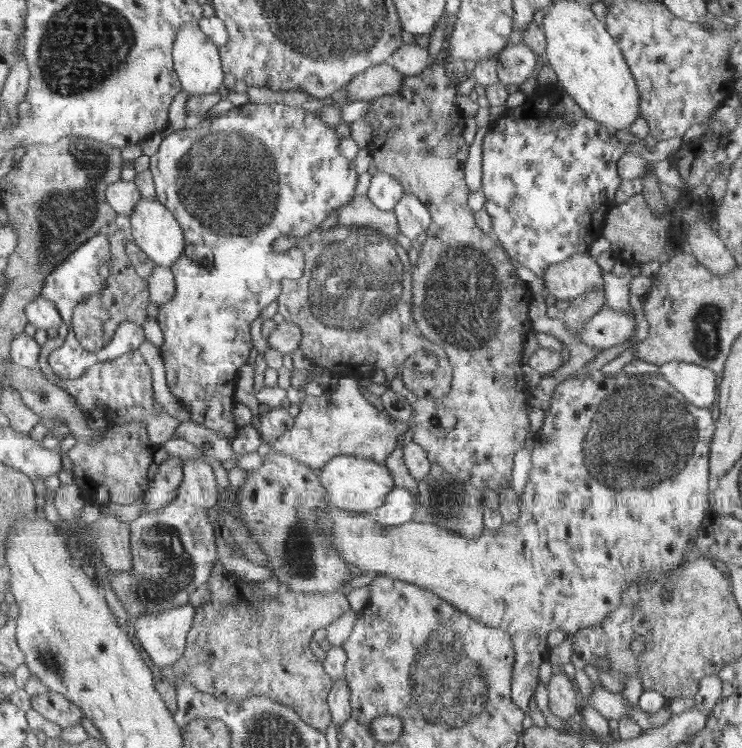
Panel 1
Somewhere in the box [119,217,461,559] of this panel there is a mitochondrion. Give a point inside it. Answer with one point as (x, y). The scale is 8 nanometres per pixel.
(339, 287)

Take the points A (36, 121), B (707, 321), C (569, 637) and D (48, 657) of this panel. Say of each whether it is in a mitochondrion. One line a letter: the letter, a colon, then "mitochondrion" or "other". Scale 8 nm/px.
A: other
B: mitochondrion
C: other
D: mitochondrion

